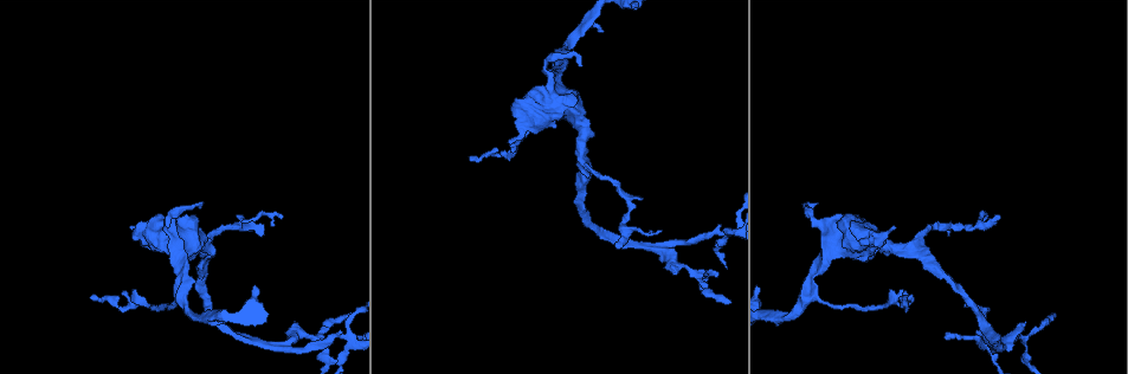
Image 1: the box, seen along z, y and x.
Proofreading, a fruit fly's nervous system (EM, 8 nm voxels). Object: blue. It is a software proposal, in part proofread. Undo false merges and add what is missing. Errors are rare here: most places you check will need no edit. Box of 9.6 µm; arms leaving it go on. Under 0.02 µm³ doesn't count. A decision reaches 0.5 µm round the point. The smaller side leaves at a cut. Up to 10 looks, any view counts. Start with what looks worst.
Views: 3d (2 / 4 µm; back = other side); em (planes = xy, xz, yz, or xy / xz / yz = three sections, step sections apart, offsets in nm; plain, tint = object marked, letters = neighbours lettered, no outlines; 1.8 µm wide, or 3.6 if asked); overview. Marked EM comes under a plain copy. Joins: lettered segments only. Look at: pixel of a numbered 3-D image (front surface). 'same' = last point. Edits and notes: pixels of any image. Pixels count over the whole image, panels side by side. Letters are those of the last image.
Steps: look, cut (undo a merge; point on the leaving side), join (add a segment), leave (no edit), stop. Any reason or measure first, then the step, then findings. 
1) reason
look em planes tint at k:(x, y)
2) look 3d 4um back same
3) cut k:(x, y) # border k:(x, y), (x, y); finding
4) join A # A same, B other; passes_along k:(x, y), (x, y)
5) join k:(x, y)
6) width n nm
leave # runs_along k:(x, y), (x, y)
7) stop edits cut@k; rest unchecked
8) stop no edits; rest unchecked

thin end
look 3d 2um at 1:(814, 202)

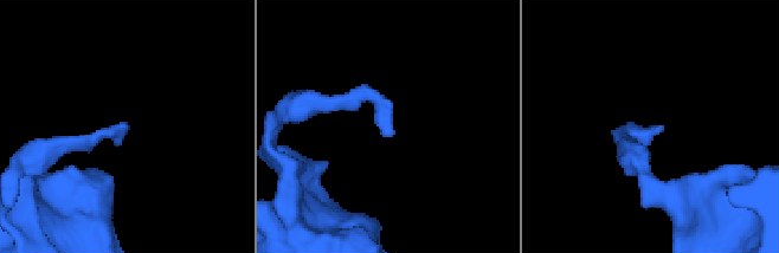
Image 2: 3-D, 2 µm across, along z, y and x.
need the tissue
look em planes tint at 2:(657, 125)

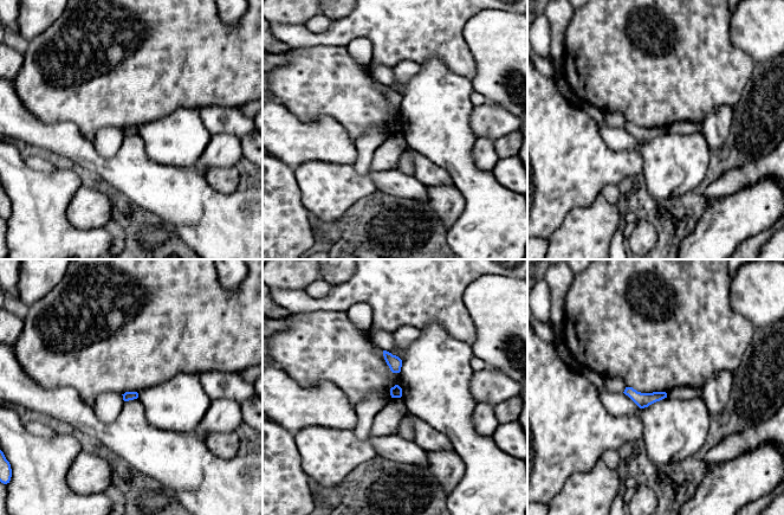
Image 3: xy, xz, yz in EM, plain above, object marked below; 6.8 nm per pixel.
what lies round it
look em planes letters same

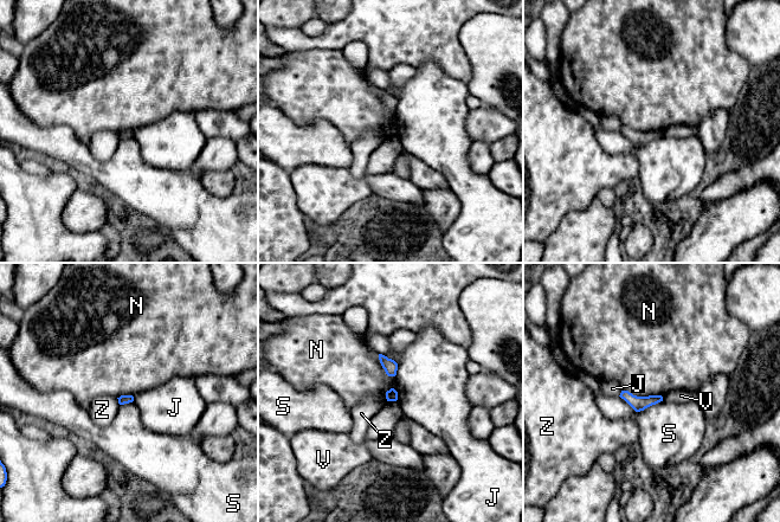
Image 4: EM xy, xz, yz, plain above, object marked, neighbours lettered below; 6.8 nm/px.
leave # J other, N other, S other, V other, Z other; border 4:(623, 390), (637, 395), (661, 395); no lettered segment goes on from it

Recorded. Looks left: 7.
abrupt turn
look 3d 4um back at 1:(723, 233)

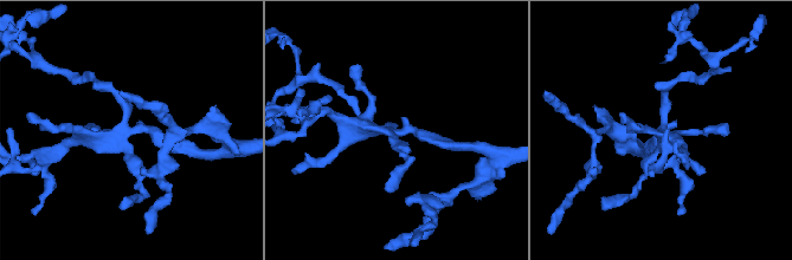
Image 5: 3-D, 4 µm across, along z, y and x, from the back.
arms 4; shape alone is not enough
look em planes letters at 5:(398, 133)

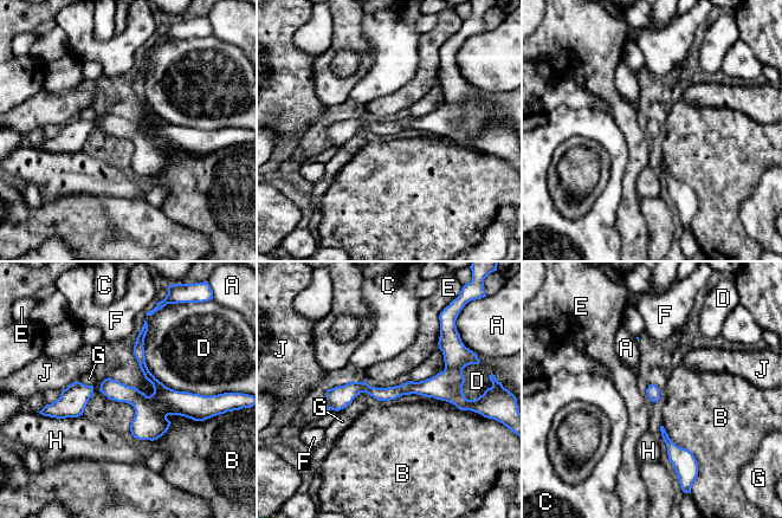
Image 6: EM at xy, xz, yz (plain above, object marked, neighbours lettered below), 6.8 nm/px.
longest_contact D 700 nm
leave # A other, B other, C other, D other, E other, F other, G other, H other, J other; border 6:(202, 420), (168, 415), (153, 441); one neuron here

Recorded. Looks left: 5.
branch stops here
look em xz step 8 tint at 1:(508, 141)

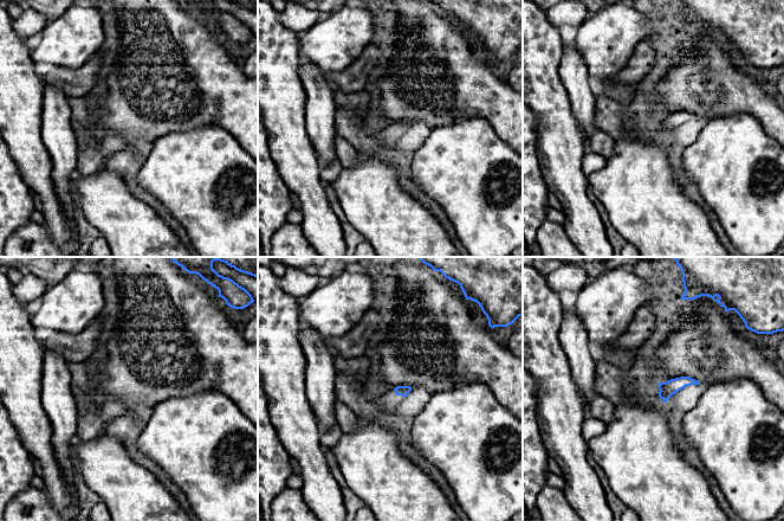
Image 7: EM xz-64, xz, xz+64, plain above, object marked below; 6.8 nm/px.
look em planes letters same

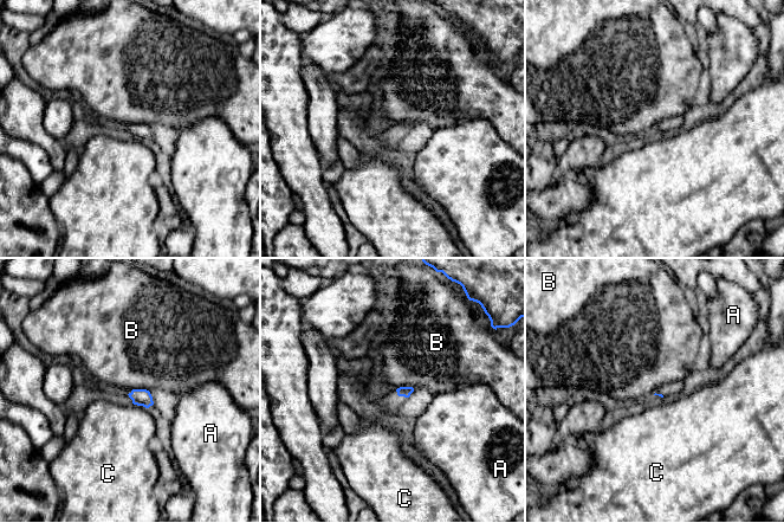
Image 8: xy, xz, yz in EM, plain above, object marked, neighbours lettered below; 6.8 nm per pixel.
leave # A other, B other, C other; border 8:(414, 388), (399, 387), (396, 389); none of them fits

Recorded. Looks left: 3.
thin end
look em yz step 4 letters at 1:(997, 214)

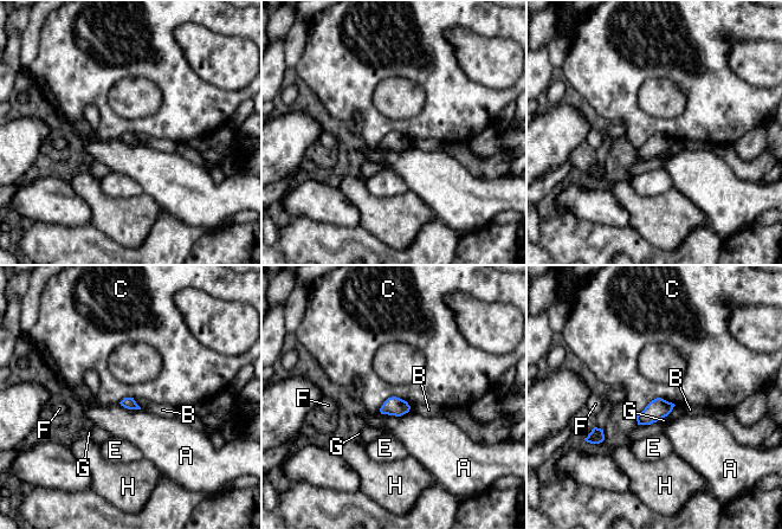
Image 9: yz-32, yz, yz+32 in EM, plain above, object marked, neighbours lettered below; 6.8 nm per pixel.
leave # A other, B other, C other, E other, F other, G other, H other; border 9:(676, 405), (654, 398), (635, 414); none of them fits

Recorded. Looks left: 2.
stop no edits; rest unchecked

